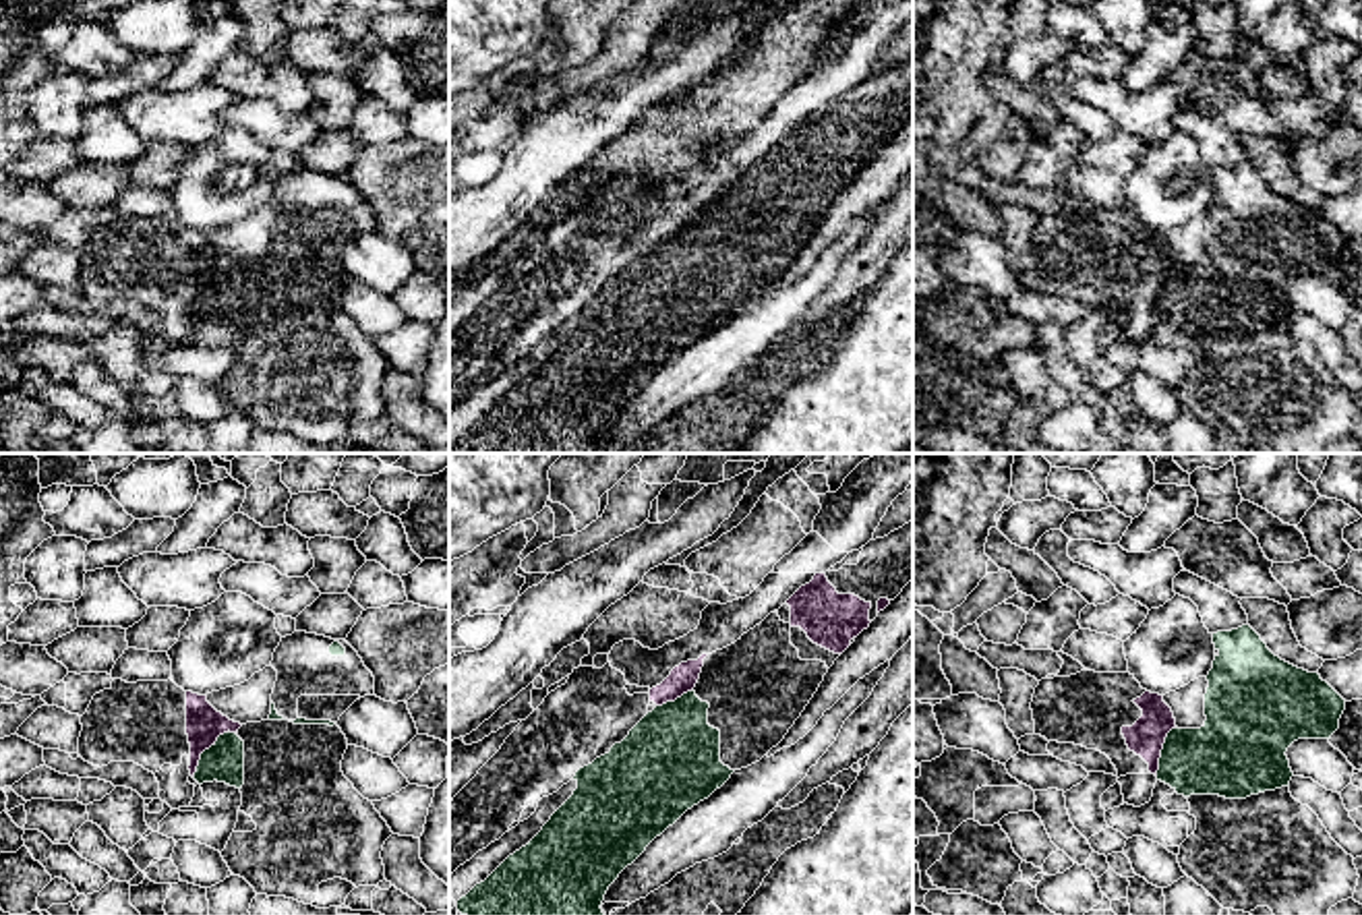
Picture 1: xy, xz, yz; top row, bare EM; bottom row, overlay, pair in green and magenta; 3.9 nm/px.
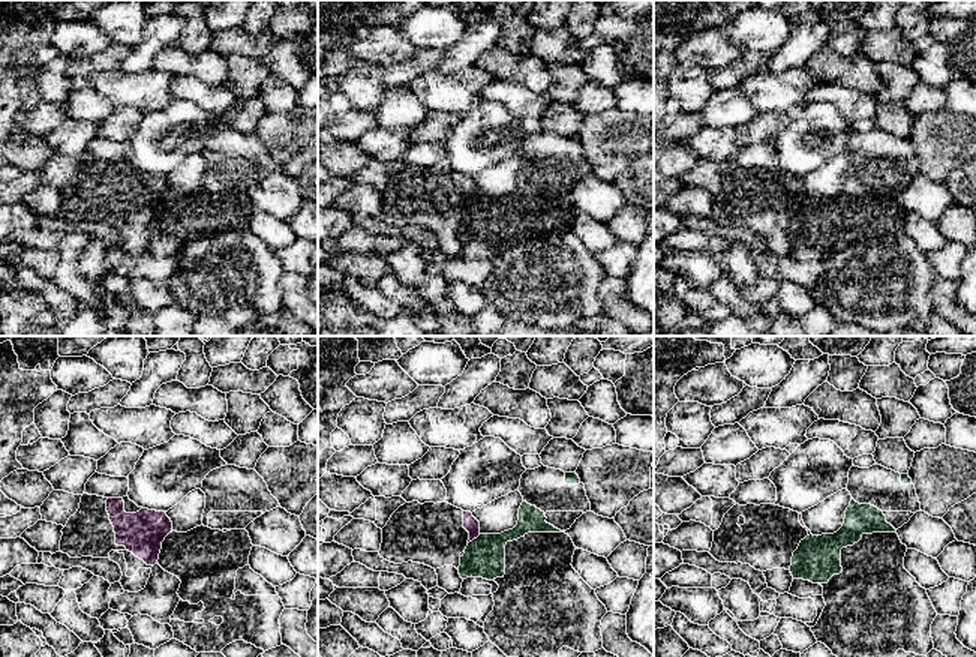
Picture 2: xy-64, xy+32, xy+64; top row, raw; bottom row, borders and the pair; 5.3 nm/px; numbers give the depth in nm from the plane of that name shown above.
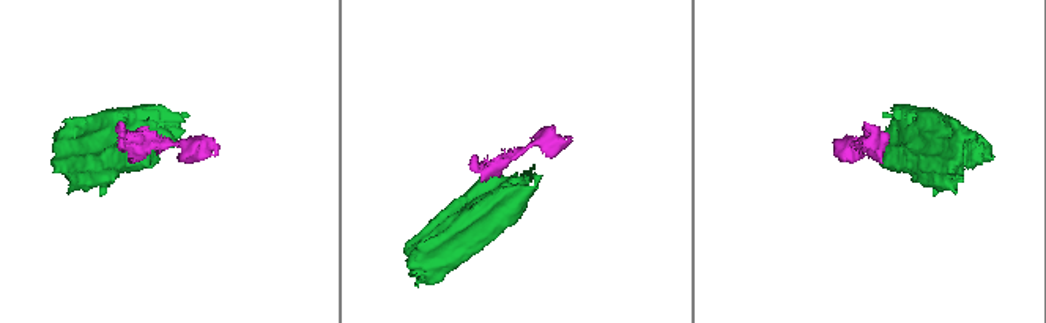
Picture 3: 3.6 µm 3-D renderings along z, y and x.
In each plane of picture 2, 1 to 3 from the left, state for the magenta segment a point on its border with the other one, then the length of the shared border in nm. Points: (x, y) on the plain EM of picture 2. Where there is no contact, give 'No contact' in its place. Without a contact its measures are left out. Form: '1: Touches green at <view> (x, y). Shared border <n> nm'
1: No contact
2: Touches green at xy+32 (474, 203). Shared border 90 nm
3: No contact

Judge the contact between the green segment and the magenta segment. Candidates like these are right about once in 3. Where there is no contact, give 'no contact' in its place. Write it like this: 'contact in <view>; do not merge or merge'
contact in xy; merge

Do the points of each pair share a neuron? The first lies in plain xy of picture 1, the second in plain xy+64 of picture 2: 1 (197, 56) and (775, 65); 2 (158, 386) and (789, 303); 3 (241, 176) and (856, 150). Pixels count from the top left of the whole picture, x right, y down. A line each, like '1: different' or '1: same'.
1: same
2: different
3: different

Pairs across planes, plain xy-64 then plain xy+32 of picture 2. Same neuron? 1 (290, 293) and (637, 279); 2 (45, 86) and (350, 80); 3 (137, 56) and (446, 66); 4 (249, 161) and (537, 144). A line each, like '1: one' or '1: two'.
1: two
2: one
3: one
4: one

